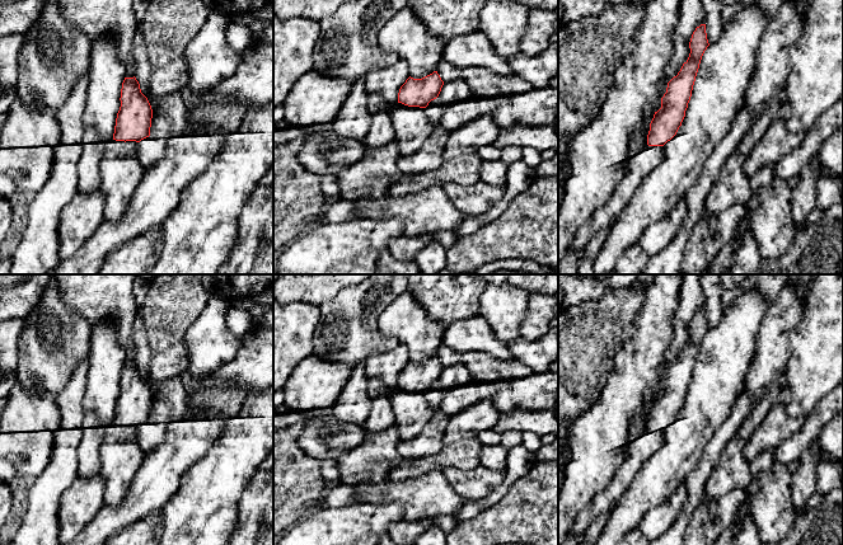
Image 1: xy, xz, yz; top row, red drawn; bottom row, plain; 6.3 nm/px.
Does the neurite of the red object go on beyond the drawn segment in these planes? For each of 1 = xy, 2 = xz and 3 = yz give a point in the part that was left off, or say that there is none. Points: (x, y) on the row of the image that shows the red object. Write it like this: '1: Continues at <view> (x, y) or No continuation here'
1: No continuation here
2: No continuation here
3: Continues at yz (640, 165)

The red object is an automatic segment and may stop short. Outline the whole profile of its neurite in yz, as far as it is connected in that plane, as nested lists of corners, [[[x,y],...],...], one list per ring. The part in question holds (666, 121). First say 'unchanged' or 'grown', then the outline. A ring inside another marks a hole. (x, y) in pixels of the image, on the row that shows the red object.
grown | [[[701,24],[692,34],[688,60],[678,75],[668,83],[666,93],[661,98],[661,108],[654,114],[647,146],[628,159],[623,179],[607,202],[579,229],[570,249],[582,255],[587,243],[599,231],[612,227],[622,216],[641,182],[662,161],[664,145],[676,135],[685,117],[699,64],[708,46],[706,24]]]

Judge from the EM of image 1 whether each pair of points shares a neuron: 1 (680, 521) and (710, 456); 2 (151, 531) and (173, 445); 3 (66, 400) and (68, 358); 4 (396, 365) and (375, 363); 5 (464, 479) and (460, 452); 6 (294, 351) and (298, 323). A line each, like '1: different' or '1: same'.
1: same
2: different
3: different
4: same
5: different
6: same

